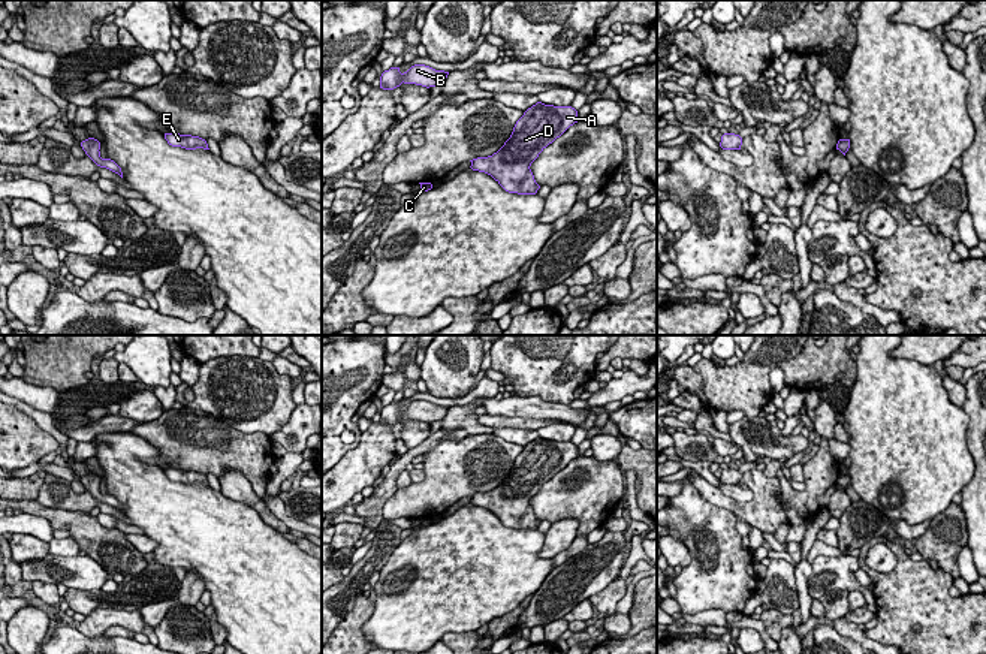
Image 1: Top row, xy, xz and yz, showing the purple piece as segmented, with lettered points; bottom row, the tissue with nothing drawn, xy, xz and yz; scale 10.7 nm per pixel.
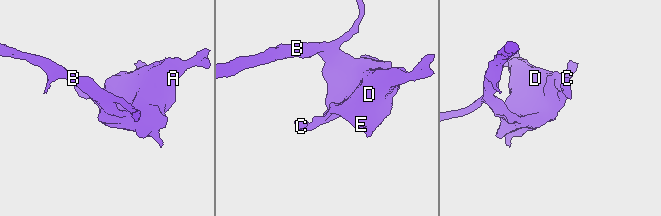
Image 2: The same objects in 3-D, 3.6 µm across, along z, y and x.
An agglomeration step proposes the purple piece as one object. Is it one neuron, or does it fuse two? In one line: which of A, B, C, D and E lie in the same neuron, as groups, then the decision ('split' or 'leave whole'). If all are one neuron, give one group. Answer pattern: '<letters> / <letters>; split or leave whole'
A B C D E; leave whole

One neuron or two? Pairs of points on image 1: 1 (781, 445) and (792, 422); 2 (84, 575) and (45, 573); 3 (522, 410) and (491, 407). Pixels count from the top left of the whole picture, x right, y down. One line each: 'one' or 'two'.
1: two
2: one
3: one

